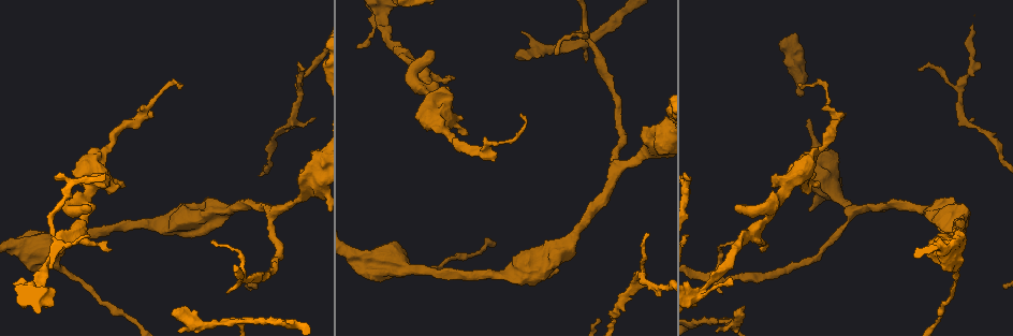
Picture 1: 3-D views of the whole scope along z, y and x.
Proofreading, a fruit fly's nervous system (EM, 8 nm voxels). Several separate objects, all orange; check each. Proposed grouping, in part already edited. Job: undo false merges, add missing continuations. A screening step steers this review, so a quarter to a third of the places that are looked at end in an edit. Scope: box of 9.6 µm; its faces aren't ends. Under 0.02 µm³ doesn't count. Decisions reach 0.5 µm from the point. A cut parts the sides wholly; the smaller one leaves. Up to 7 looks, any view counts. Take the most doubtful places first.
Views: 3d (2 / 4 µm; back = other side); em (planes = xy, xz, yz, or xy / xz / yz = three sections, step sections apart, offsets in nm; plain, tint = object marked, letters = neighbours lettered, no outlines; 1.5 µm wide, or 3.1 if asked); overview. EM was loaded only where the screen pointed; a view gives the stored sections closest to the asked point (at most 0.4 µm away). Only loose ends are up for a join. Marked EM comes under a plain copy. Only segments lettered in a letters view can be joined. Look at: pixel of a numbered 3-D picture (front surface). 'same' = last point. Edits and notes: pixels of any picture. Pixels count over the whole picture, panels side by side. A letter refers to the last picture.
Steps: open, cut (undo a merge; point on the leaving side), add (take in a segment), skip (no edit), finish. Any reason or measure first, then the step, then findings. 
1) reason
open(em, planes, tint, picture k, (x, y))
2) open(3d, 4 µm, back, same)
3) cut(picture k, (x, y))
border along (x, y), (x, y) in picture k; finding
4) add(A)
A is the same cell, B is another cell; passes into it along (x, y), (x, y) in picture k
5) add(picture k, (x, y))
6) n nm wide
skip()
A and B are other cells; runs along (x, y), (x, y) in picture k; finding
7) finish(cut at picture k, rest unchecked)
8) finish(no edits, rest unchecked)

branch stops here
open(em, planes, letters, picture 1, (111, 249))

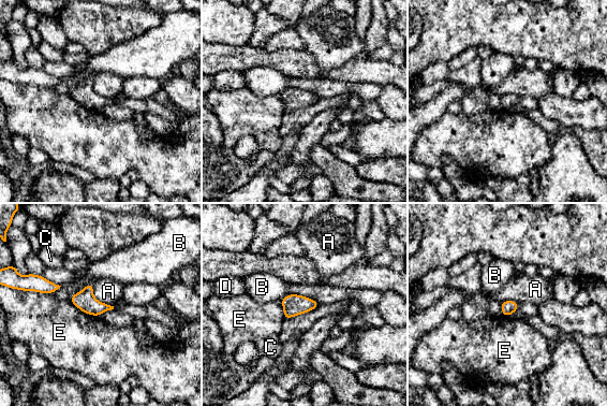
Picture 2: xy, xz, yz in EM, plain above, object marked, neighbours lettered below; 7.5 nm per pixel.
110 nm wide
skip()
A, B, C, D and E are other cells; border along (93, 285), (93, 295), (113, 306) in picture 2; no lettered segment goes on from it

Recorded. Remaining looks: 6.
free end
open(em, planes, letters, picture 1, (721, 293))

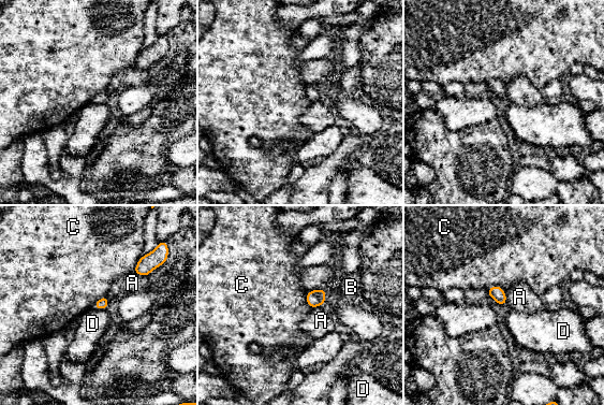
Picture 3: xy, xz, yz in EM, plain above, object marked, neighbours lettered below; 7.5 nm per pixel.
80 nm wide
skip()
A, B, C and D are other cells; border along (96, 308), (99, 309) in picture 3; none of them fits

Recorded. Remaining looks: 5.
thick turns thin
open(3d, 4 µm, picture 1, (792, 181))

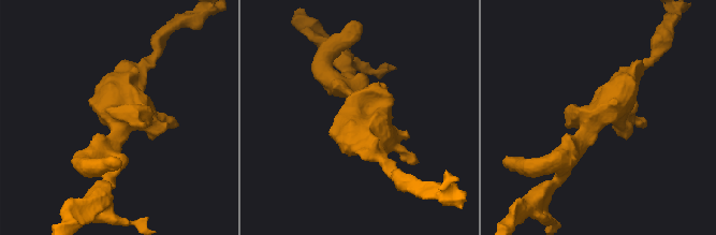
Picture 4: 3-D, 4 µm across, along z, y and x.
open(em, xy, step 4, tint, picture 4, (355, 116))

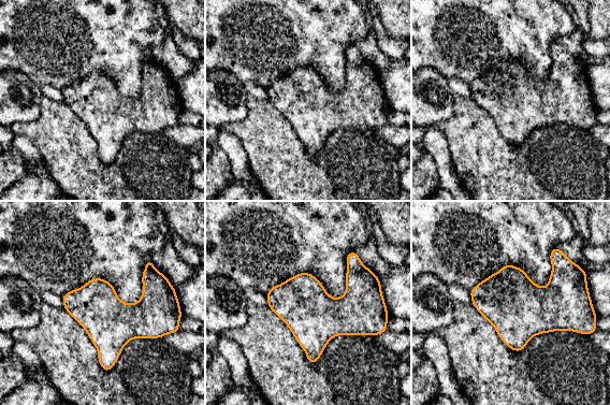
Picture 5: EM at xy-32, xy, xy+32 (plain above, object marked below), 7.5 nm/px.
open(em, planes, letters, same)

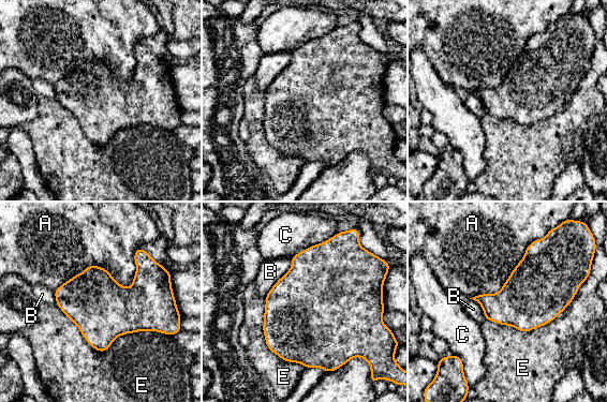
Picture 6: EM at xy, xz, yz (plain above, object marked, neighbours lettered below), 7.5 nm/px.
skip()
A, B, C and E are other cells; all the same neuron

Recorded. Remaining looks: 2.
finish(no edits, rest unchecked)

